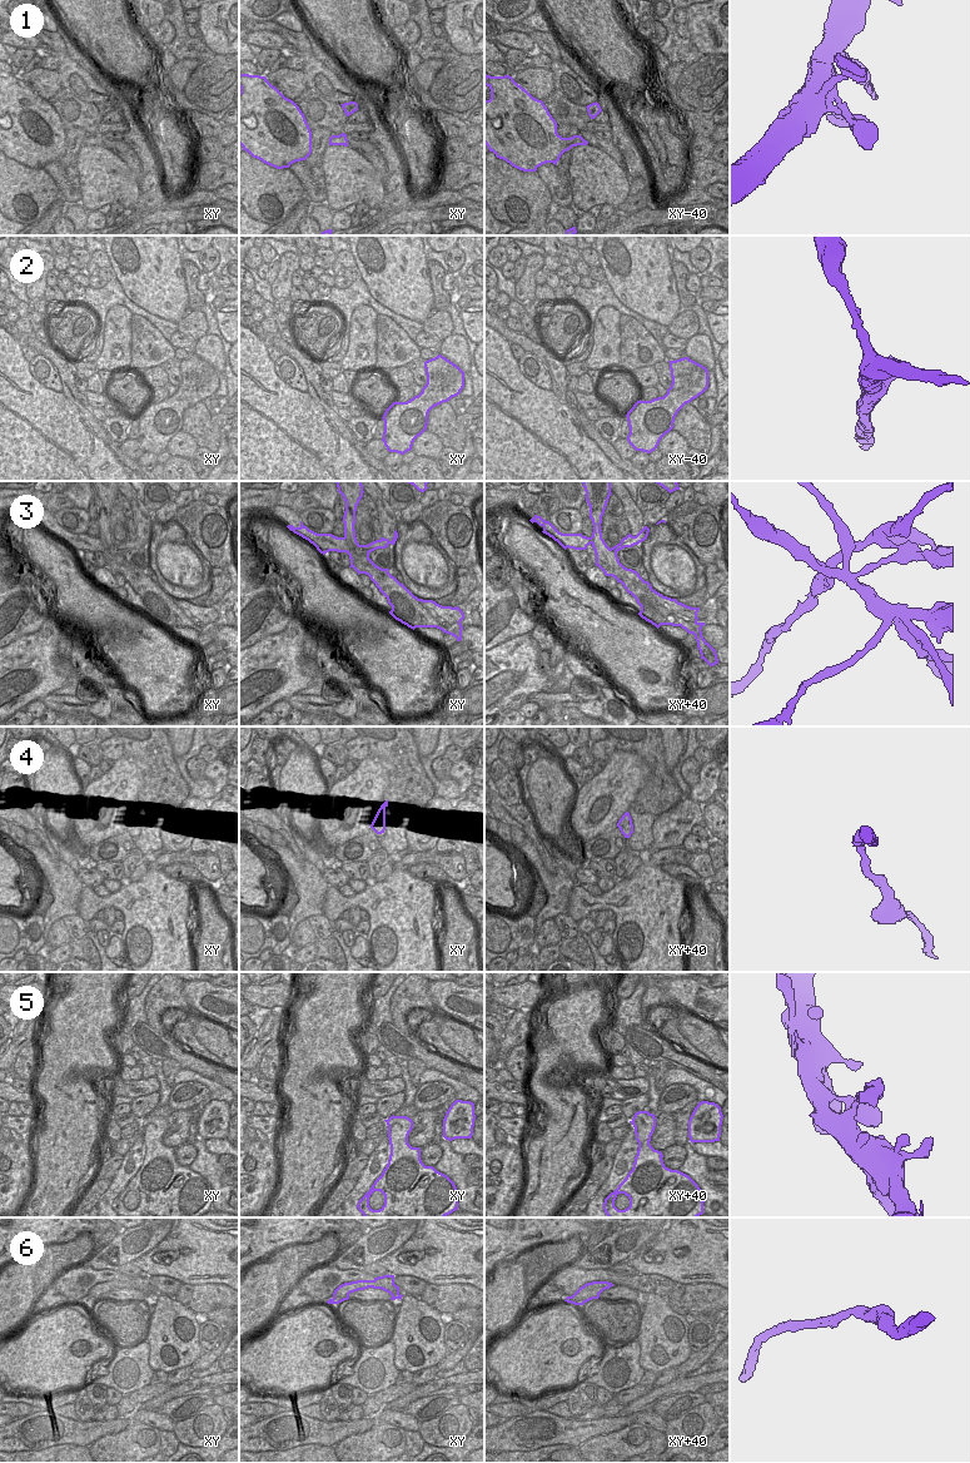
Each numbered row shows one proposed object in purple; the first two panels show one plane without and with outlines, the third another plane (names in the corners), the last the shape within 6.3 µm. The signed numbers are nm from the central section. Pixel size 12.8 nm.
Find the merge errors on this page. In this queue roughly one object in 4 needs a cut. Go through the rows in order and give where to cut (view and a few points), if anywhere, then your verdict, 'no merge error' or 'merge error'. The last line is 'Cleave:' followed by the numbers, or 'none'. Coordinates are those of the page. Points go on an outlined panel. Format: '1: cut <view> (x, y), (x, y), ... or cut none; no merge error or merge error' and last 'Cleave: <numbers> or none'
1: cut none; no merge error
2: cut none; no merge error
3: cut xy (343, 537), (357, 554), (368, 554); merge error
4: cut none; no merge error
5: cut none; no merge error
6: cut none; no merge error
Cleave: 3

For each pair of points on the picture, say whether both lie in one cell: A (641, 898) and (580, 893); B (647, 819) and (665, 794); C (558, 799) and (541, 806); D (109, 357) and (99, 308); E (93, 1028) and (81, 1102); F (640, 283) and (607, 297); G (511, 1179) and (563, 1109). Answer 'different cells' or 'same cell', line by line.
A: same cell
B: different cells
C: same cell
D: different cells
E: same cell
F: different cells
G: different cells

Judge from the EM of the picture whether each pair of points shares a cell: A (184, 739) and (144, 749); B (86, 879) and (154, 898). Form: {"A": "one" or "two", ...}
{"A": "two", "B": "two"}

